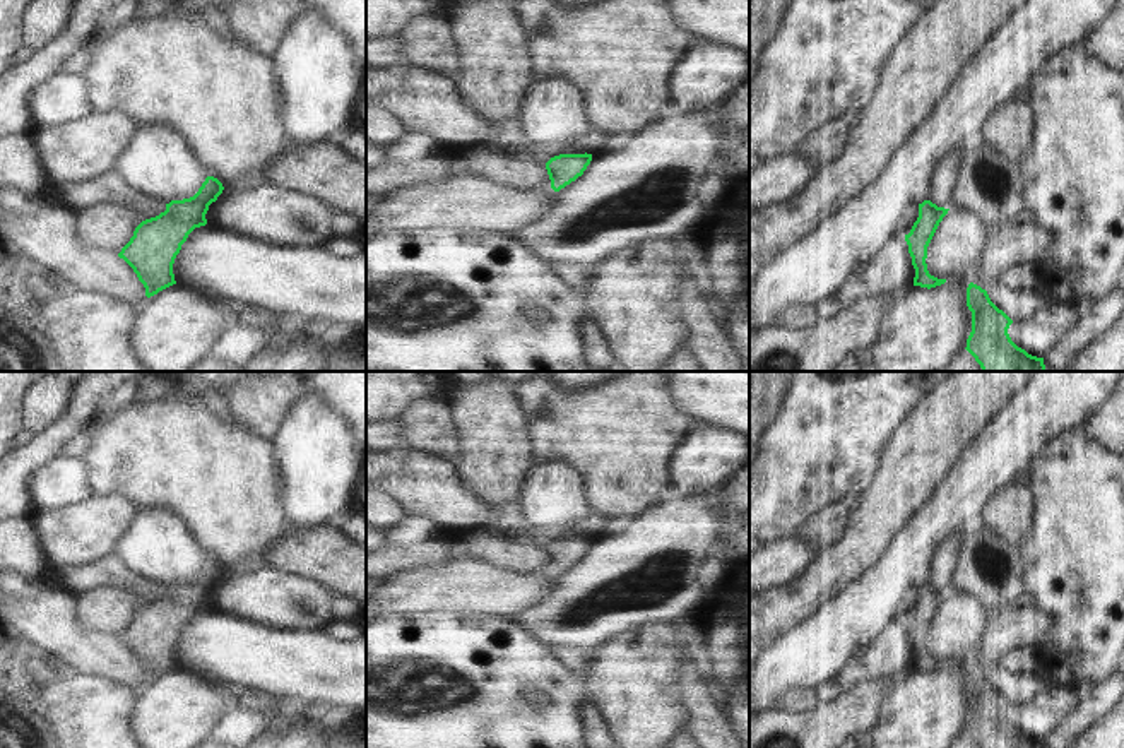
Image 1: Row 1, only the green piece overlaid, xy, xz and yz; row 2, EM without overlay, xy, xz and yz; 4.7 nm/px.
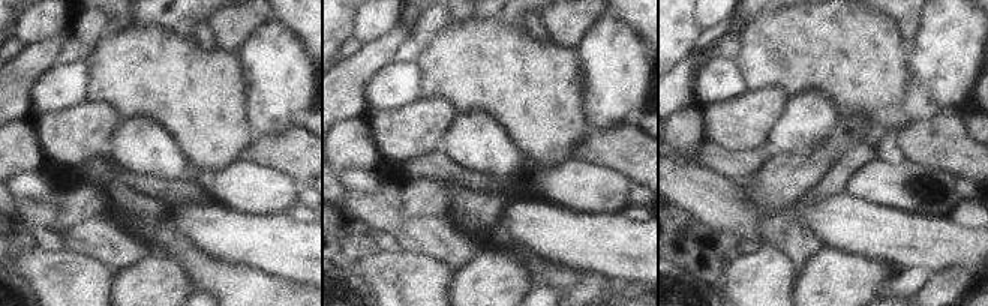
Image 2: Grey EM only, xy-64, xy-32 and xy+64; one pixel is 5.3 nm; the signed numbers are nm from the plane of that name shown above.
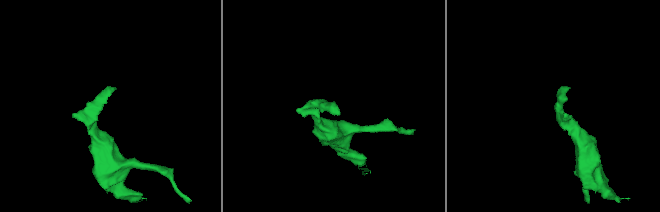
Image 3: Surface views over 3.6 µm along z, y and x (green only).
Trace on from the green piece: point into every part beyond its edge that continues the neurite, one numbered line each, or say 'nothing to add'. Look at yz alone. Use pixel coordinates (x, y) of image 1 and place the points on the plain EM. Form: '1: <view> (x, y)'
nothing to add

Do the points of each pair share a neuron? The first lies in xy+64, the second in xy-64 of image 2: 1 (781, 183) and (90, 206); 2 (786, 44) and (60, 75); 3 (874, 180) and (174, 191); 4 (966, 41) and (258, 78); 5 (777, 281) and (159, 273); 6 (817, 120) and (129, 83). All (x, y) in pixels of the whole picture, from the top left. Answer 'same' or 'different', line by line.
1: same
2: different
3: different
4: same
5: different
6: different

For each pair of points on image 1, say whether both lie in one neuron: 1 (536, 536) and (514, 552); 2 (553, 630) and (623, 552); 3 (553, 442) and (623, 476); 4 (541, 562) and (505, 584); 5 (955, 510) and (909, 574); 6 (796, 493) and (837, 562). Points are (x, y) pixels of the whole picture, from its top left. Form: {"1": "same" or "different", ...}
{"1": "different", "2": "same", "3": "same", "4": "different", "5": "same", "6": "different"}

